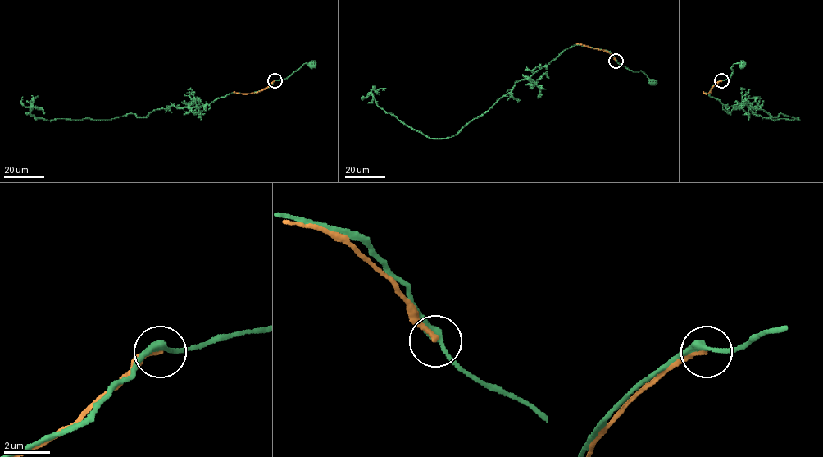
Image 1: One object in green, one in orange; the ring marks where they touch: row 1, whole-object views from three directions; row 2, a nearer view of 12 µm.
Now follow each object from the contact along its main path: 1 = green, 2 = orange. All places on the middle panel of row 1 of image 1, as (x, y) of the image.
1: (616, 61), (608, 51), (572, 46), (442, 139), (386, 112), (371, 89), (364, 98)
2: (616, 61), (607, 52), (575, 43)

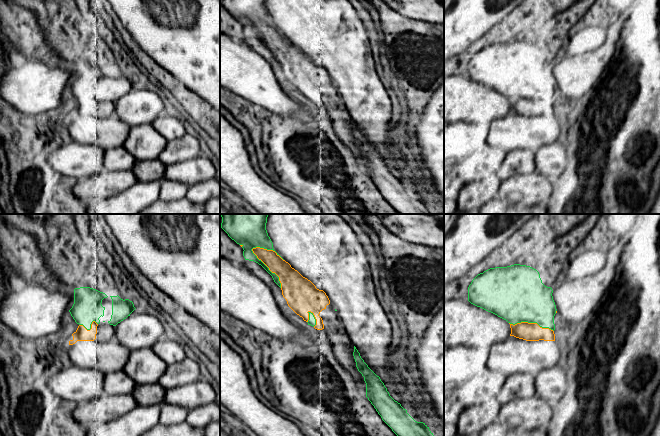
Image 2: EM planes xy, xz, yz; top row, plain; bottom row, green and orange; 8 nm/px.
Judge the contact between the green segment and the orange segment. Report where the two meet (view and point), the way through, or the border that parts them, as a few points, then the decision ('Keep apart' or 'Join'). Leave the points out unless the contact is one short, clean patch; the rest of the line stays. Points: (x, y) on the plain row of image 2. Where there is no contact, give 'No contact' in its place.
Touches green at xz (268, 44). Keep apart

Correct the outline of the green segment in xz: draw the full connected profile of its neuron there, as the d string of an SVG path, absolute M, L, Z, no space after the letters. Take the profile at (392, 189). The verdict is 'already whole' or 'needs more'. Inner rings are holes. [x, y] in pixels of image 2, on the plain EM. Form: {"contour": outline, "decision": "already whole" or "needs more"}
{"contour": "M355 122L353 132L366 159L366 173L399 214L436 214L425 199L415 197L407 186L390 172L380 153L368 143Z", "decision": "already whole"}

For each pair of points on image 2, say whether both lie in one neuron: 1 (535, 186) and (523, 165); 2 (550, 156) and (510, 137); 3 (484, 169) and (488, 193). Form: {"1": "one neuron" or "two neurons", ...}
{"1": "two neurons", "2": "two neurons", "3": "two neurons"}

